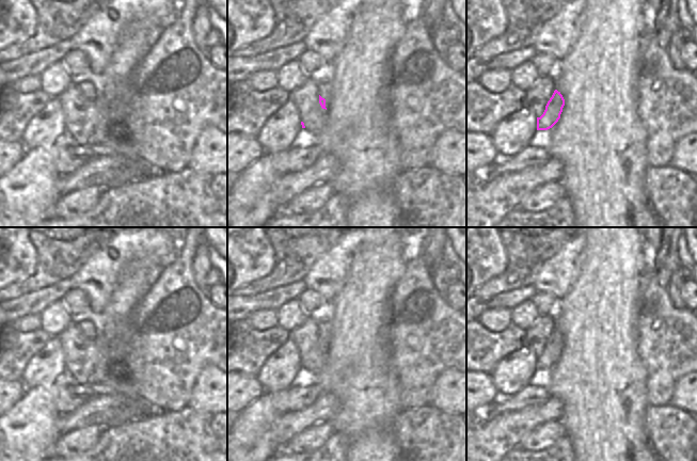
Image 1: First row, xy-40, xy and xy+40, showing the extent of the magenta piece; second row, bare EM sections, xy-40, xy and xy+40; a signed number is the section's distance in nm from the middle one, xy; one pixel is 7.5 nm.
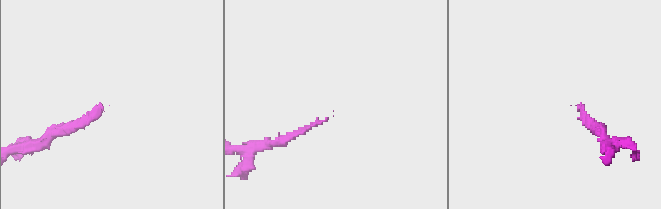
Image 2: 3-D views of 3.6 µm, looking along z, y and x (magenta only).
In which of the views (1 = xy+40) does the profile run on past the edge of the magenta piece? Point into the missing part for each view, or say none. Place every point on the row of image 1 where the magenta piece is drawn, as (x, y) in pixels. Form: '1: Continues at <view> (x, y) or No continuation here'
1: No continuation here.

